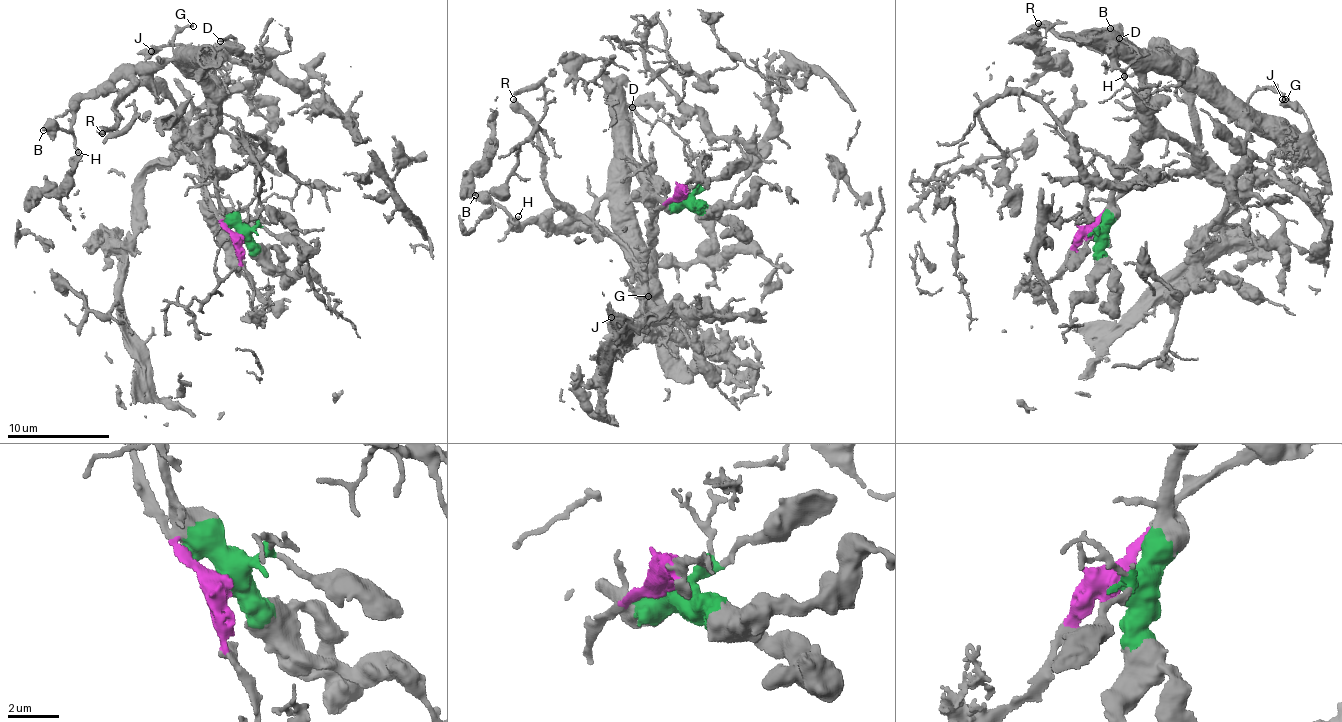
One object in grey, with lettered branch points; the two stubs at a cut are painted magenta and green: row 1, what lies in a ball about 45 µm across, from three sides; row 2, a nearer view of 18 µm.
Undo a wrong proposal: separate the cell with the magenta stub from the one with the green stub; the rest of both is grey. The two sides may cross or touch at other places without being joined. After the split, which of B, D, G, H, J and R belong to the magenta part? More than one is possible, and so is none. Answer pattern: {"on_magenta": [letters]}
{"on_magenta": ["R"]}

